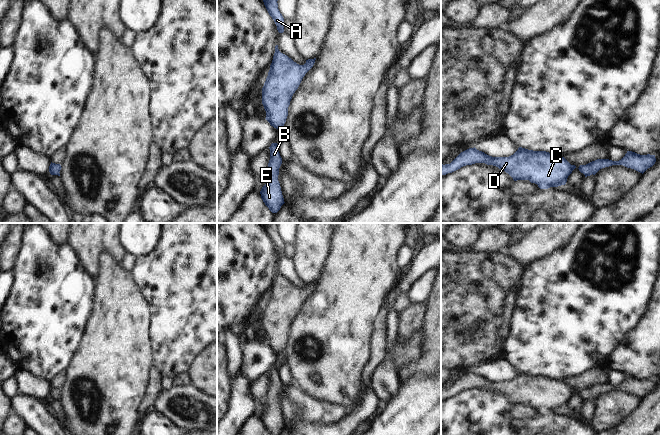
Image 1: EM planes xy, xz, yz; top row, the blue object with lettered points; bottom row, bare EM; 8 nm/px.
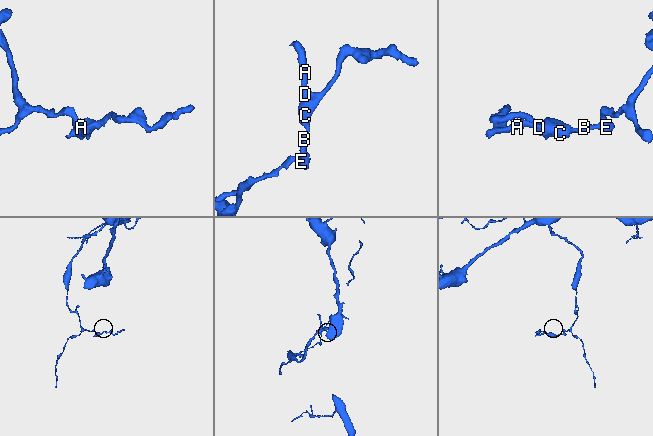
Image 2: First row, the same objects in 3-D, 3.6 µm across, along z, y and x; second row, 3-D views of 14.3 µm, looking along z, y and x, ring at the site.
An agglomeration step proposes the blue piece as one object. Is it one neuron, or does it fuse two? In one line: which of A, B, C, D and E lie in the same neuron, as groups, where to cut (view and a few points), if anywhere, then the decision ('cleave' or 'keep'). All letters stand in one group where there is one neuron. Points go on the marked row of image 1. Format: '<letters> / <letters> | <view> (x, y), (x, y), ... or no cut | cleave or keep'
A B C D E | no cut | keep

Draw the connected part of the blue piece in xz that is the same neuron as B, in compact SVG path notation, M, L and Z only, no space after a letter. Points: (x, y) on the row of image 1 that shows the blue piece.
M272 143L270 149L270 160L266 170L266 184L262 187L260 194L263 202L272 213L277 213L285 203L280 183L278 181L279 168L282 158L278 151L278 144Z

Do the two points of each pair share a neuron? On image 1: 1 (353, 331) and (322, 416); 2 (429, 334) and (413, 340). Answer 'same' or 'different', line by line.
1: different
2: different

